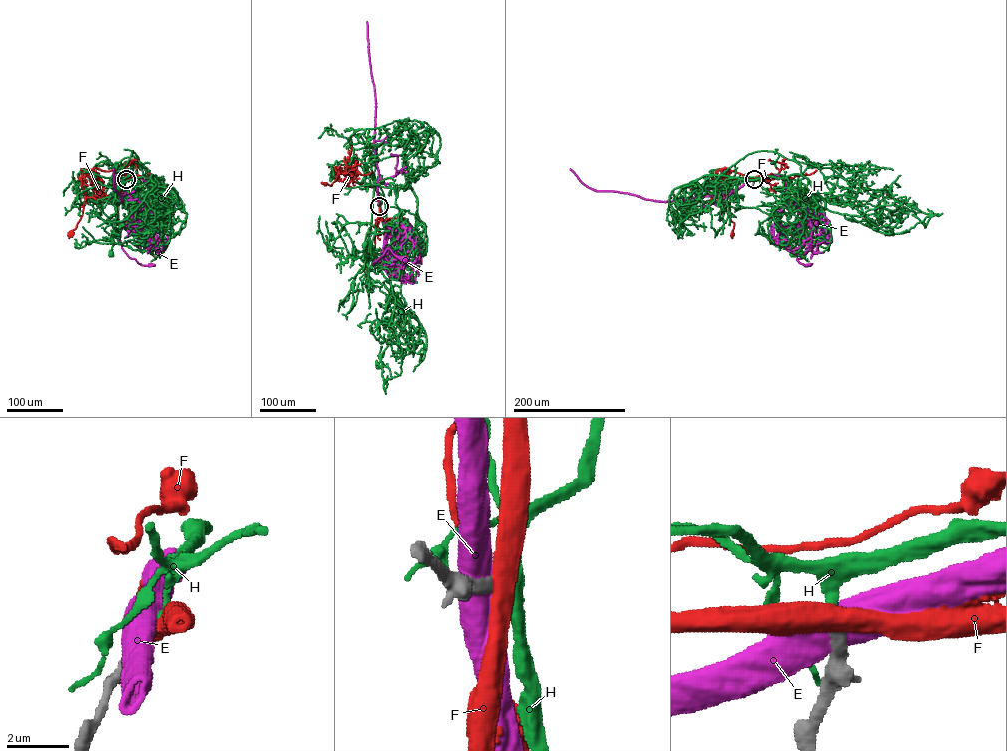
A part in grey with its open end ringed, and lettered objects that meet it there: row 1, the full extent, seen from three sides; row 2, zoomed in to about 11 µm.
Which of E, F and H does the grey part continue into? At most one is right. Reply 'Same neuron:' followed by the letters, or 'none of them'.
Same neuron: H

